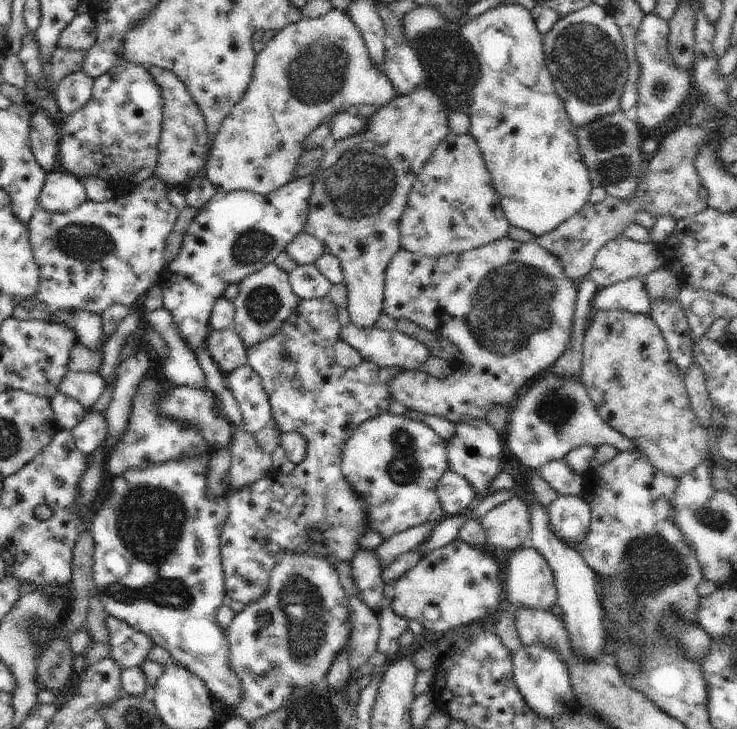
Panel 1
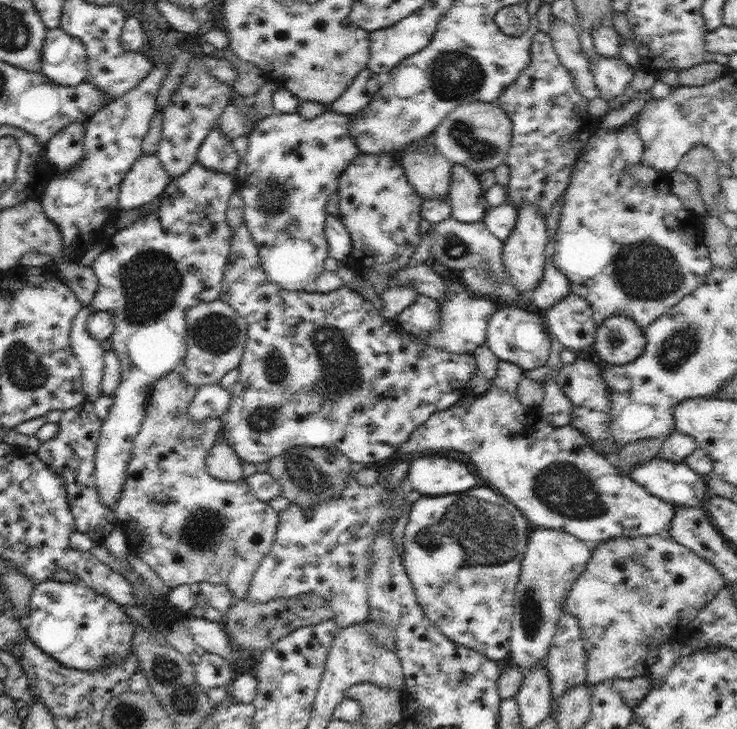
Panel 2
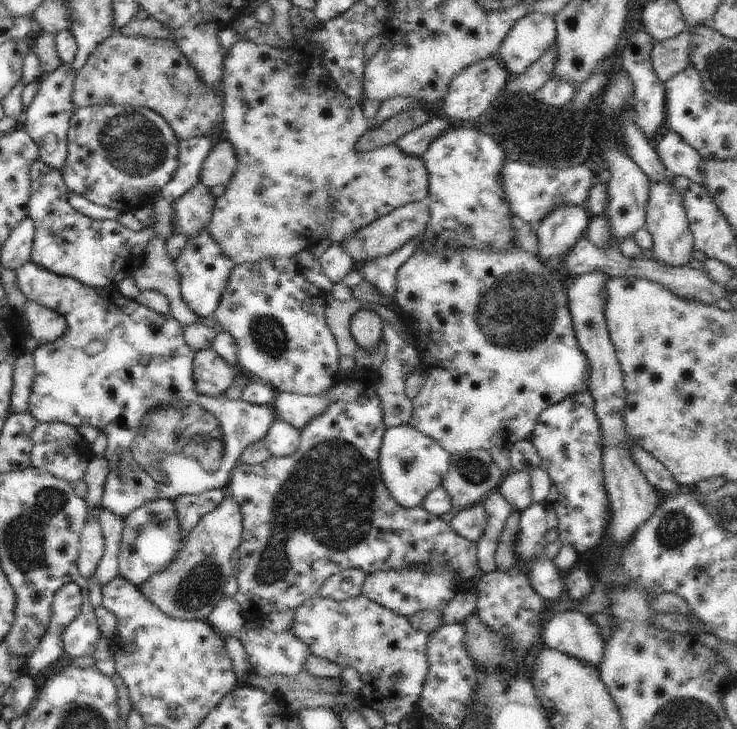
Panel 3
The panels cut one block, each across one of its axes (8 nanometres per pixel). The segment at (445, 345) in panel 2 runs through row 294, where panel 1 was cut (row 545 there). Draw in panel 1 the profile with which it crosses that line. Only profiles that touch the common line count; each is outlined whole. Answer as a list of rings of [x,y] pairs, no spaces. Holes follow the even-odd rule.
[[[462,539],[453,540],[450,544],[442,548],[433,550],[430,554],[424,555],[418,564],[415,564],[405,575],[391,580],[382,586],[384,606],[389,606],[396,615],[405,620],[417,620],[428,630],[434,632],[448,632],[458,626],[466,626],[472,622],[478,622],[481,626],[482,619],[490,610],[498,610],[501,594],[502,576],[500,566],[496,562],[493,553],[484,547],[469,545]],[[428,606],[438,608],[438,618],[431,621],[421,614],[422,609]]]

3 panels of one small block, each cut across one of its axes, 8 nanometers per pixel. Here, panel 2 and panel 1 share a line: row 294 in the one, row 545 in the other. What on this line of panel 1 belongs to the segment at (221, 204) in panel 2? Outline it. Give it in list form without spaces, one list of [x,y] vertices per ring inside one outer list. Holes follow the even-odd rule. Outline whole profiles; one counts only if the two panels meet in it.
[[[210,454],[202,455],[198,459],[185,457],[182,461],[168,461],[152,468],[130,469],[122,476],[111,479],[109,483],[110,494],[100,508],[95,508],[95,517],[88,530],[95,542],[93,552],[93,583],[94,595],[101,600],[108,616],[123,620],[126,624],[132,625],[140,632],[147,634],[155,645],[165,648],[172,655],[172,660],[193,672],[209,688],[215,698],[221,700],[236,710],[243,697],[243,688],[238,675],[232,670],[229,663],[229,642],[225,630],[222,629],[216,619],[217,610],[222,605],[222,598],[226,596],[225,572],[221,563],[220,535],[224,530],[225,522],[229,517],[229,504],[226,496],[209,499],[207,497],[207,466]]]

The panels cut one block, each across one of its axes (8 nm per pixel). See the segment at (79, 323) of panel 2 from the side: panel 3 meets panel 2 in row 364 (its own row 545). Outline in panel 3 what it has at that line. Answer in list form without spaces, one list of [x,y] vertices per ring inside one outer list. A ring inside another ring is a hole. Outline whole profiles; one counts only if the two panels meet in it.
[[[99,510],[88,513],[79,540],[80,550],[76,564],[79,573],[86,578],[95,574],[105,549],[105,538],[98,520]]]

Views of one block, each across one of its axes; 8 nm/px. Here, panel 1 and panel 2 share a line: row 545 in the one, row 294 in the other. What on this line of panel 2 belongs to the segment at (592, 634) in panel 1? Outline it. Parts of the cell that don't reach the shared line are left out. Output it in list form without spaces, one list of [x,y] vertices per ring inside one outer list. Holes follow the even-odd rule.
[[[547,258],[542,281],[538,283],[534,291],[530,292],[529,297],[532,304],[543,313],[572,291],[570,285],[566,274],[555,265],[552,259]]]

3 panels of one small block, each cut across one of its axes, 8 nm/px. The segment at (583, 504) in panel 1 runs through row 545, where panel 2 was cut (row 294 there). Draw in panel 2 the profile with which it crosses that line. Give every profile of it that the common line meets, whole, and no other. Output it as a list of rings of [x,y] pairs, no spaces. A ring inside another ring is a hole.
[[[572,291],[541,313],[546,328],[565,347],[575,352],[592,346],[597,324],[594,322],[591,304]]]

